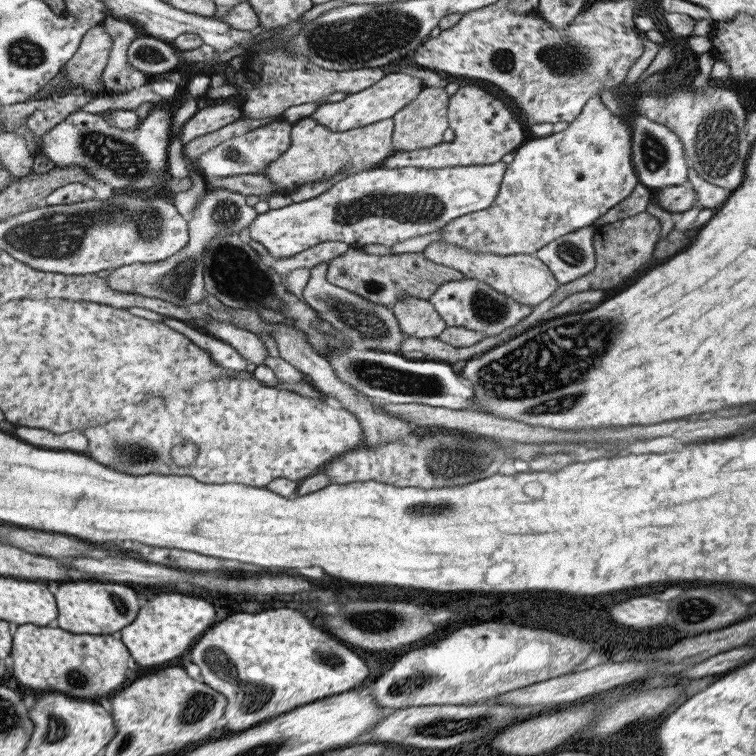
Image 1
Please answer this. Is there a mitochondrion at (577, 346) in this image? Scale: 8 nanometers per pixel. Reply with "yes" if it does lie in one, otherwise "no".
yes

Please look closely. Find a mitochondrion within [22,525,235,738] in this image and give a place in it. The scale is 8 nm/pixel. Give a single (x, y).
(198, 706)

